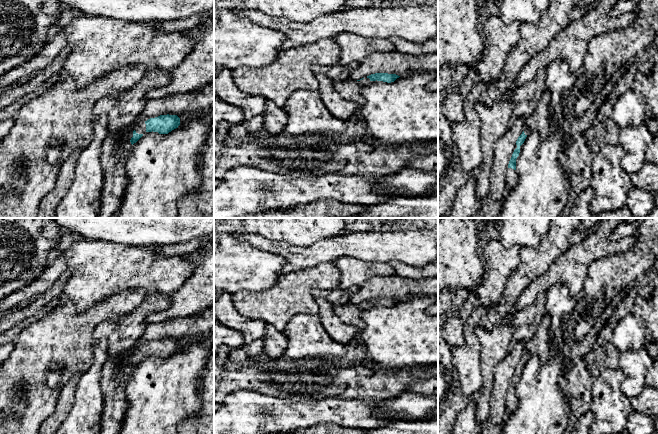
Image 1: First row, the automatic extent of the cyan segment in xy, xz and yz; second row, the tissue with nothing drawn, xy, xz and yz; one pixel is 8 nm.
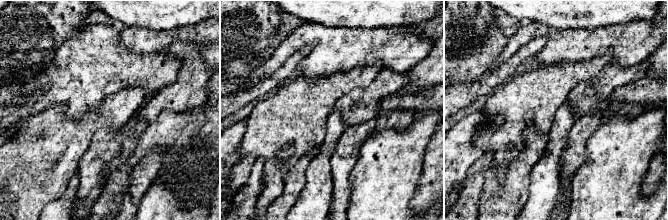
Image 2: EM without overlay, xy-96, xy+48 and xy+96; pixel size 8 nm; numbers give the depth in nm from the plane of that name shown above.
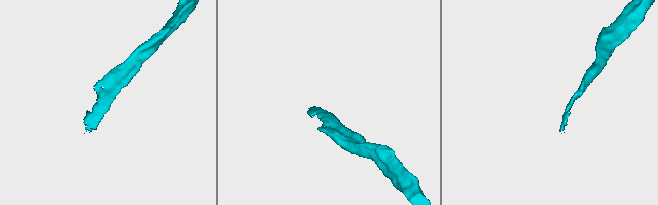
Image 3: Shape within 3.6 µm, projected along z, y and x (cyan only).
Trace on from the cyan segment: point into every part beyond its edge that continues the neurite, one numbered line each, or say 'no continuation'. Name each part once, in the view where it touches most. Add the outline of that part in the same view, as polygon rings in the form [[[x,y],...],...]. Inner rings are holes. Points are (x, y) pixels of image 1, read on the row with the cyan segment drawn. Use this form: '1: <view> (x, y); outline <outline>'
1: xy (115, 151); outline [[[134,121],[118,134],[108,134],[101,150],[101,167],[104,172],[104,184],[101,194],[101,208],[97,218],[116,218],[120,210],[128,179],[125,175],[124,164],[130,155],[132,144],[123,137],[133,137],[133,131],[138,134],[146,133],[145,122]]]

